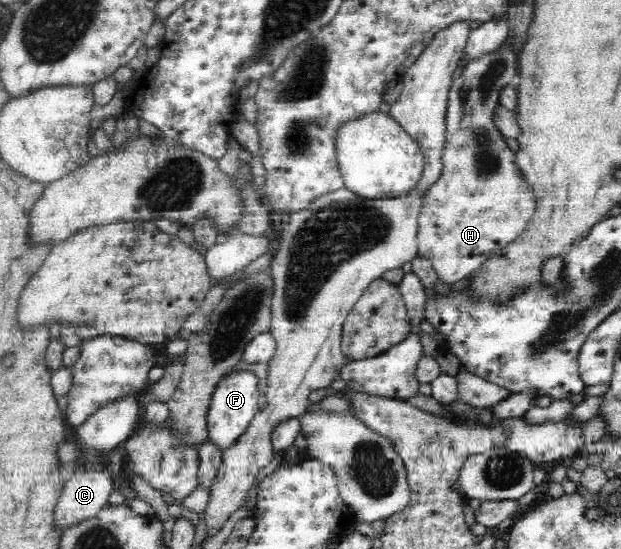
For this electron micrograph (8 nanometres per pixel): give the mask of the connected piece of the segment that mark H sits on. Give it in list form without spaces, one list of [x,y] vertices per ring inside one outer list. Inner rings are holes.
[[[507,37],[498,49],[481,58],[471,60],[455,79],[448,93],[445,109],[445,141],[441,149],[441,175],[435,184],[429,187],[424,196],[417,219],[418,256],[426,258],[437,272],[438,281],[434,285],[434,295],[439,285],[453,284],[468,277],[481,265],[493,257],[497,251],[515,241],[526,229],[534,217],[537,201],[529,193],[530,186],[525,185],[525,177],[517,173],[516,153],[507,146],[505,137],[494,122],[494,113],[500,105],[500,93],[504,87],[514,83],[519,50]]]

